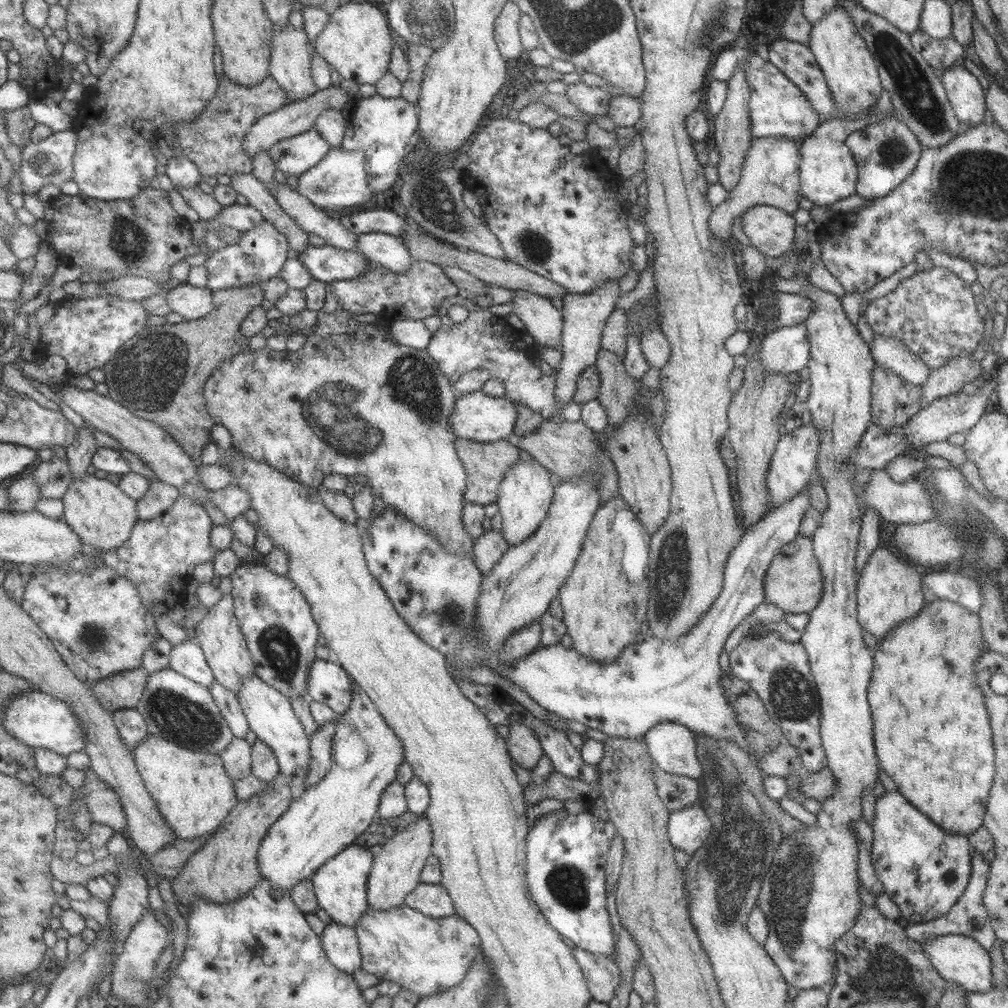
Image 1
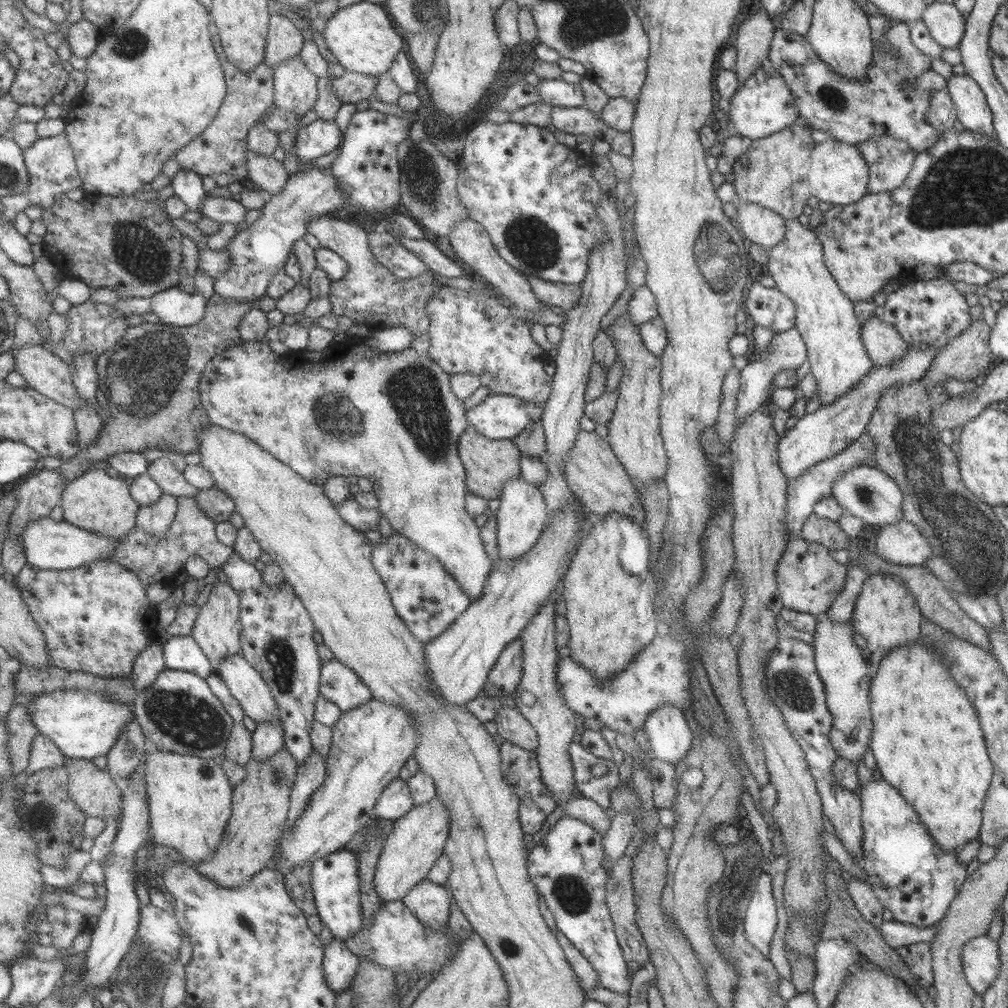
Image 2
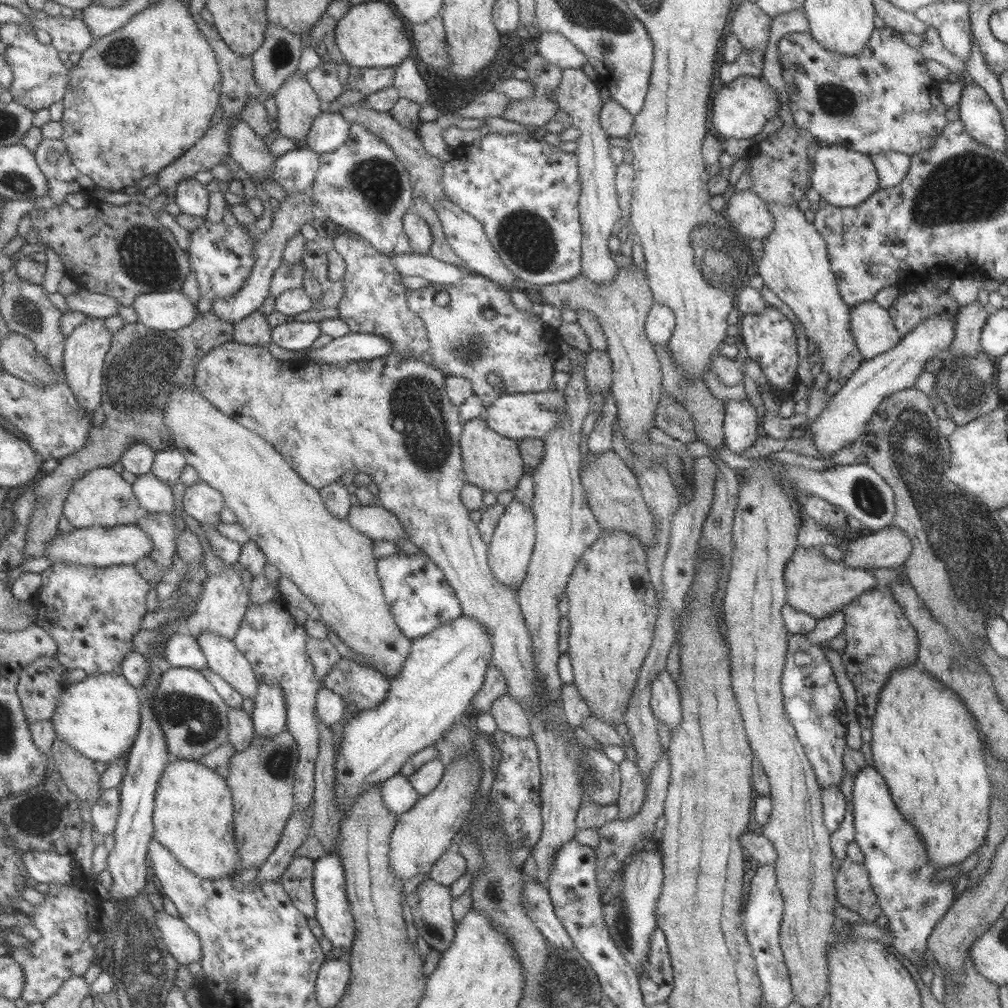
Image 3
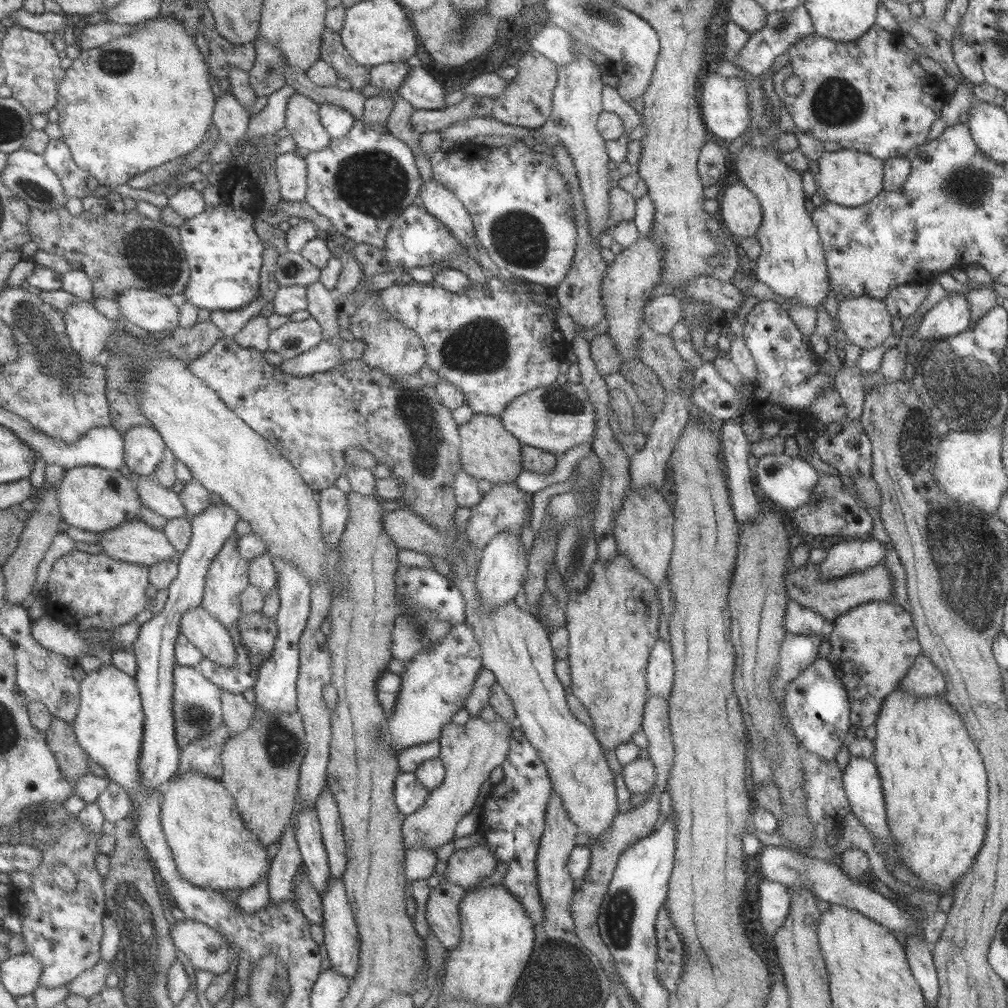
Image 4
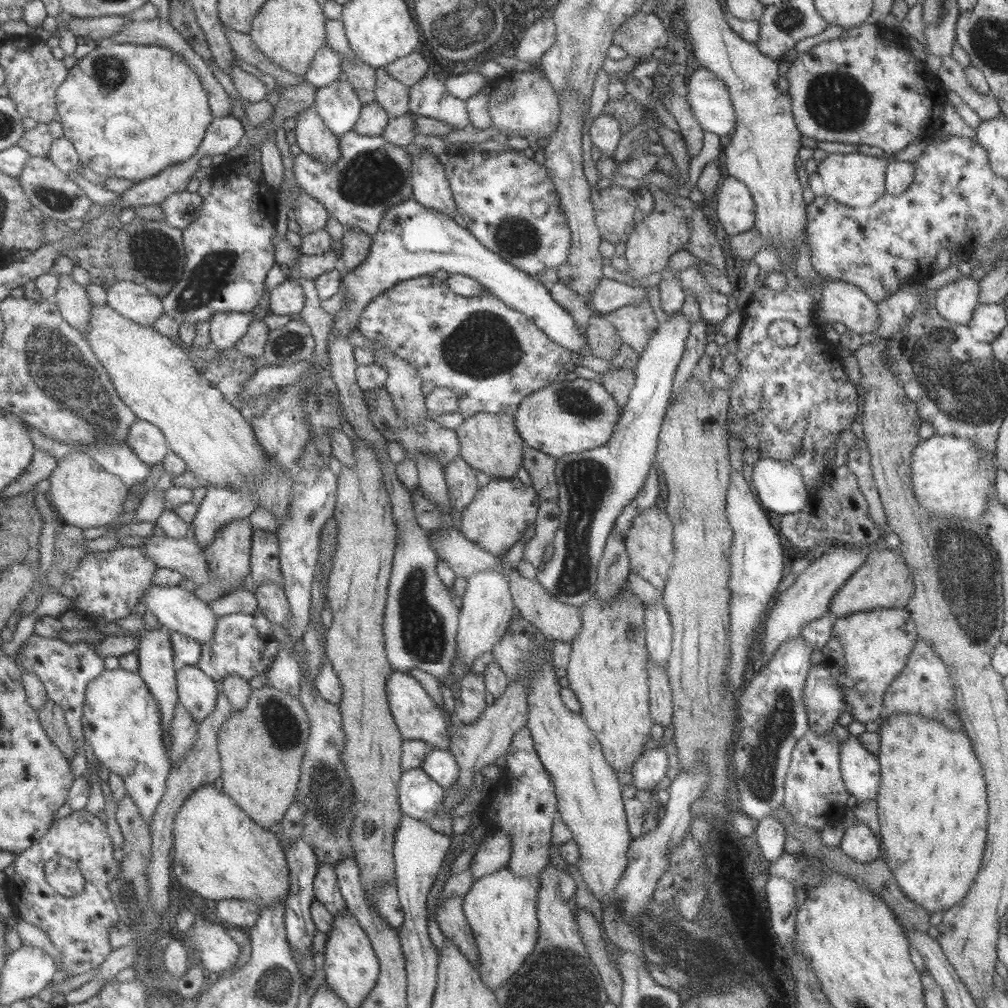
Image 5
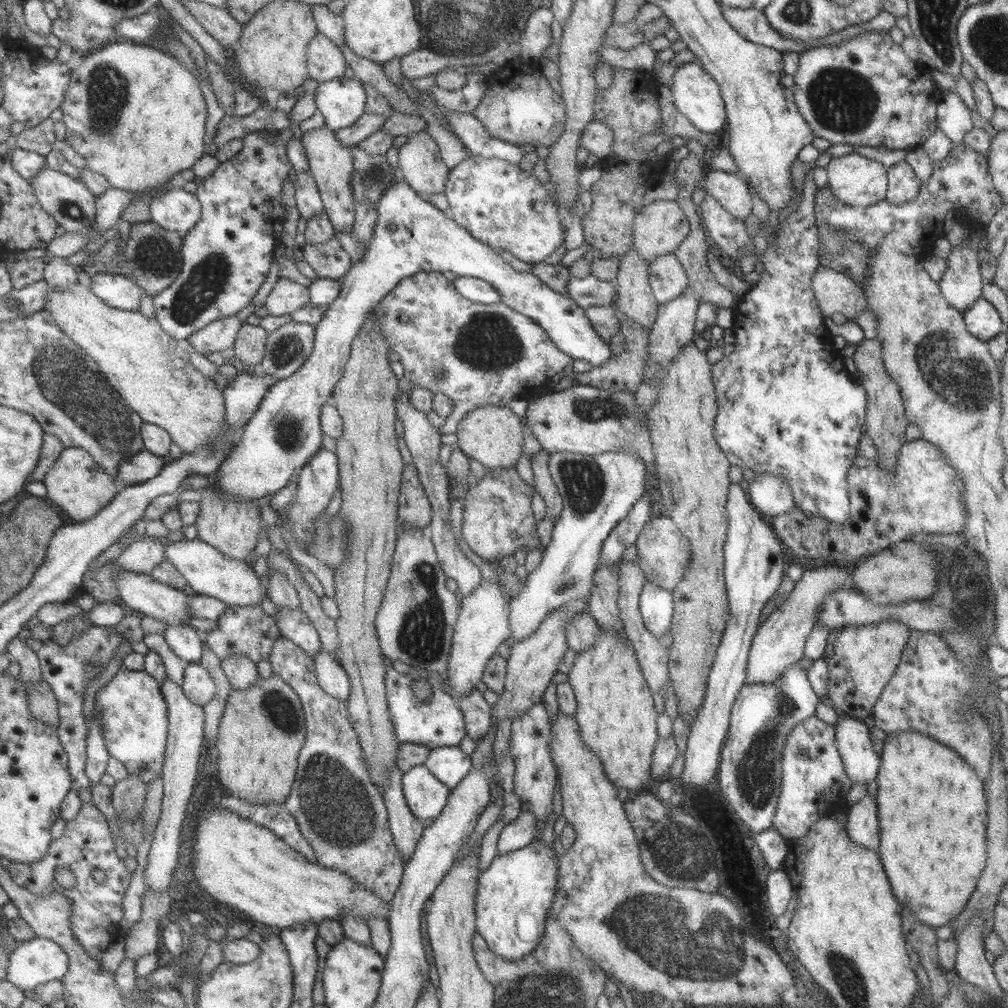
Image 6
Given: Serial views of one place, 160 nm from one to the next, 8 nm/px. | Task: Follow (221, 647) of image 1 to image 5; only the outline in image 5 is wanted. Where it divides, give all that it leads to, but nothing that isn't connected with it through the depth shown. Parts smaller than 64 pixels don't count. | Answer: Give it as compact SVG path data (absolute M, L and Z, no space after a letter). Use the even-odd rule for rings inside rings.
M248 517L241 520L232 520L204 548L204 559L210 581L194 588L193 593L199 600L202 600L205 604L210 604L213 600L217 600L225 595L226 592L224 590L226 588L230 588L230 586L237 586L239 588L240 584L245 580L245 576L250 571L249 549L252 530L253 528L249 524Z

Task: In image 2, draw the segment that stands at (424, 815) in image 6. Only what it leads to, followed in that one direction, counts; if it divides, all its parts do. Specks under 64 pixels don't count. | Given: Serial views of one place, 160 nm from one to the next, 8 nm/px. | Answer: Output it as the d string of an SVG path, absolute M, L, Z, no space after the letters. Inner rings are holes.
M397 777L381 791L372 814L379 819L395 822L413 807L406 781Z

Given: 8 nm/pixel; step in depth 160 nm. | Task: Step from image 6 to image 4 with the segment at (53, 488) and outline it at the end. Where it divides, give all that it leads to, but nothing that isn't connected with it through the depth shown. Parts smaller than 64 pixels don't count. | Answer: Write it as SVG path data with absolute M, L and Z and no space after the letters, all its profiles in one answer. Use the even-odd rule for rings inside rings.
M79 466L67 469L64 477L58 483L58 495L61 501L62 517L69 525L87 532L105 532L115 529L135 518L139 510L136 490L131 482L113 470L105 470L95 466Z

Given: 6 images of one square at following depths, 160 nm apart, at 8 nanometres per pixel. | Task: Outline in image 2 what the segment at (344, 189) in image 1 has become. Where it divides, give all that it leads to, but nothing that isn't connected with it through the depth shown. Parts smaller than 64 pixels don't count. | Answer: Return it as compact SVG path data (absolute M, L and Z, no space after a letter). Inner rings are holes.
M331 166L309 167L291 173L279 194L266 196L259 217L245 229L235 232L225 246L232 266L213 281L214 292L223 297L224 301L257 302L265 296L271 277L284 268L292 244L306 233L306 222L318 216L332 215L333 211L345 205L346 198Z

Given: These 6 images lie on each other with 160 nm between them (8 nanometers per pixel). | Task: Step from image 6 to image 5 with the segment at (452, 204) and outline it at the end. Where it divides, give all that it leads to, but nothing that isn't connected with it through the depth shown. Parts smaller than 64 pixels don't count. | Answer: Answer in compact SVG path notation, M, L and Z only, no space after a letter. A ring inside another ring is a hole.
M489 147L485 151L469 151L466 153L449 153L443 151L436 155L444 170L449 188L466 229L487 250L494 252L505 262L516 266L529 276L540 275L545 268L556 269L564 264L571 244L570 228L563 210L561 210L558 194L553 181L548 177L545 165L523 155L522 151L509 150L502 147ZM535 200L545 202L545 218L531 213L531 204Z

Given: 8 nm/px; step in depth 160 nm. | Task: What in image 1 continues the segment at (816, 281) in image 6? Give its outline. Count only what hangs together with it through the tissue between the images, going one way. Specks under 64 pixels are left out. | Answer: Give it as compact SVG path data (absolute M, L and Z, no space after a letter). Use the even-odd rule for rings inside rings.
M873 334L868 348L875 365L885 366L905 382L921 386L927 381L928 367L898 339Z

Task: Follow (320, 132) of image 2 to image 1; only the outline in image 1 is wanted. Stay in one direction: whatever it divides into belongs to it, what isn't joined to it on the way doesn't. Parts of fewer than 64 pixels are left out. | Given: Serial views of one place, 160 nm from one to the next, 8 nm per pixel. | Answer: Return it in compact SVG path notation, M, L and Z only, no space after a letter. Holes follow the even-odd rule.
M311 128L302 134L279 140L268 148L268 155L274 168L281 170L286 177L298 177L315 166L329 149L317 130Z

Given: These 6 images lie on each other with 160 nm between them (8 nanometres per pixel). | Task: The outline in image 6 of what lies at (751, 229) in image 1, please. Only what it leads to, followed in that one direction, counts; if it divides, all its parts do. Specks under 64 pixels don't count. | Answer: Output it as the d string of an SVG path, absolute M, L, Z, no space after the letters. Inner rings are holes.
M709 169L700 186L735 219L744 220L751 214L751 194L745 179L735 173Z

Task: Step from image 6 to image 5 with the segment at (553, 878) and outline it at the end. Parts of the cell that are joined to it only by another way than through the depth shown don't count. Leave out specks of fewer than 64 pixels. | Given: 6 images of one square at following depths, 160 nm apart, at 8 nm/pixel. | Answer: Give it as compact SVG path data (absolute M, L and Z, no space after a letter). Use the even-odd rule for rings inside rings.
M503 866L492 874L473 881L468 893L462 896L462 911L473 933L472 937L479 954L479 962L473 967L478 972L480 981L491 991L508 982L508 978L521 968L522 963L535 948L538 931L535 903L539 882L539 876L519 878Z

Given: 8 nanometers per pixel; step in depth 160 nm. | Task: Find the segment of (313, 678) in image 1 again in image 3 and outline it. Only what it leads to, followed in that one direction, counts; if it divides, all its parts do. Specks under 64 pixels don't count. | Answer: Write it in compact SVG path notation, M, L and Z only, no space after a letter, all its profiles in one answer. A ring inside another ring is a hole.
M341 657L323 676L322 686L338 694L345 704L372 709L384 700L391 678L372 667Z

